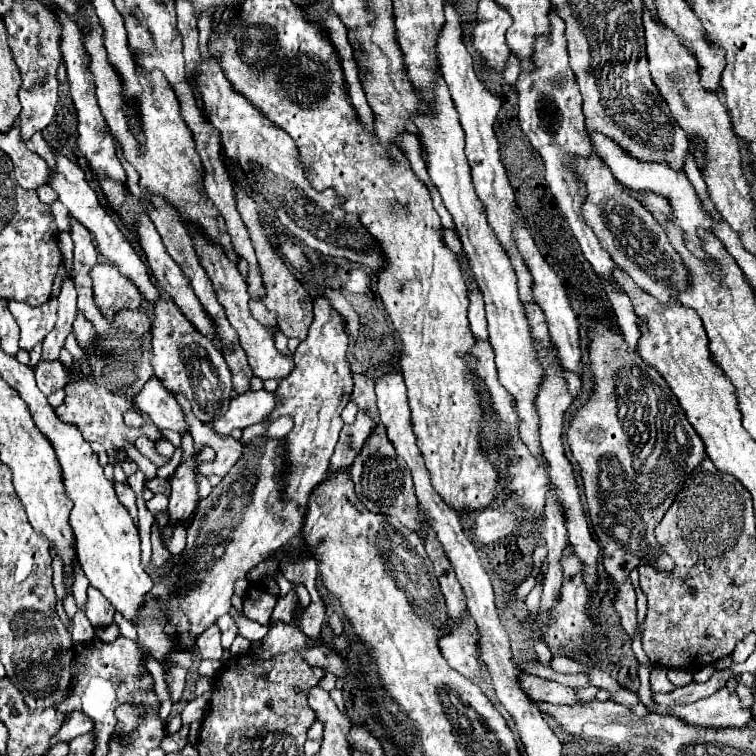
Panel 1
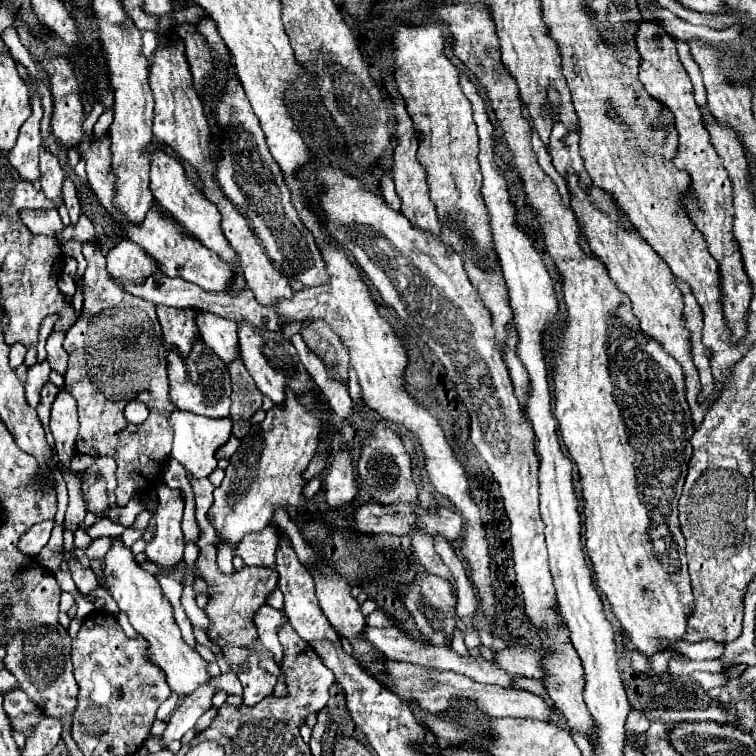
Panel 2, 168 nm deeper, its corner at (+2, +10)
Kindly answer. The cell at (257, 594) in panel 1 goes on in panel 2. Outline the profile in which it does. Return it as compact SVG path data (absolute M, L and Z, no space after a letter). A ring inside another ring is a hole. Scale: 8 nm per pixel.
M188 475L188 481L192 483L192 491L194 491L194 499L196 499L196 513L198 513L198 525L202 529L200 535L200 557L196 561L196 577L206 581L208 585L208 603L204 607L206 617L212 621L212 627L208 629L208 637L210 641L214 641L216 645L226 645L226 643L234 643L234 645L250 645L252 641L256 641L256 629L252 625L252 617L256 613L256 609L260 609L260 605L266 603L266 597L276 589L276 571L268 569L268 567L256 567L245 565L240 571L234 571L232 575L224 575L220 573L218 565L216 565L216 531L214 527L208 523L206 513L212 507L212 491L214 485L208 479L194 479Z

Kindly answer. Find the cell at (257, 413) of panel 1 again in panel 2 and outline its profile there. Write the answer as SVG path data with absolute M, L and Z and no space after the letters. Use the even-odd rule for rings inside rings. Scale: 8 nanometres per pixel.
M180 409L172 411L168 415L170 425L174 429L174 447L172 447L172 459L176 459L194 479L208 477L216 469L216 449L224 445L230 437L232 423L230 419L210 419L210 417L196 417L192 413L184 413Z

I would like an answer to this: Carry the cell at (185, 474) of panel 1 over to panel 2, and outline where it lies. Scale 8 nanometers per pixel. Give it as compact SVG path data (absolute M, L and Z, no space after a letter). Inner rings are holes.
M160 485L156 493L160 501L158 511L154 513L156 537L146 545L144 555L162 569L160 575L168 575L168 571L176 567L184 555L184 537L180 529L184 499L180 489L170 489L166 485Z

